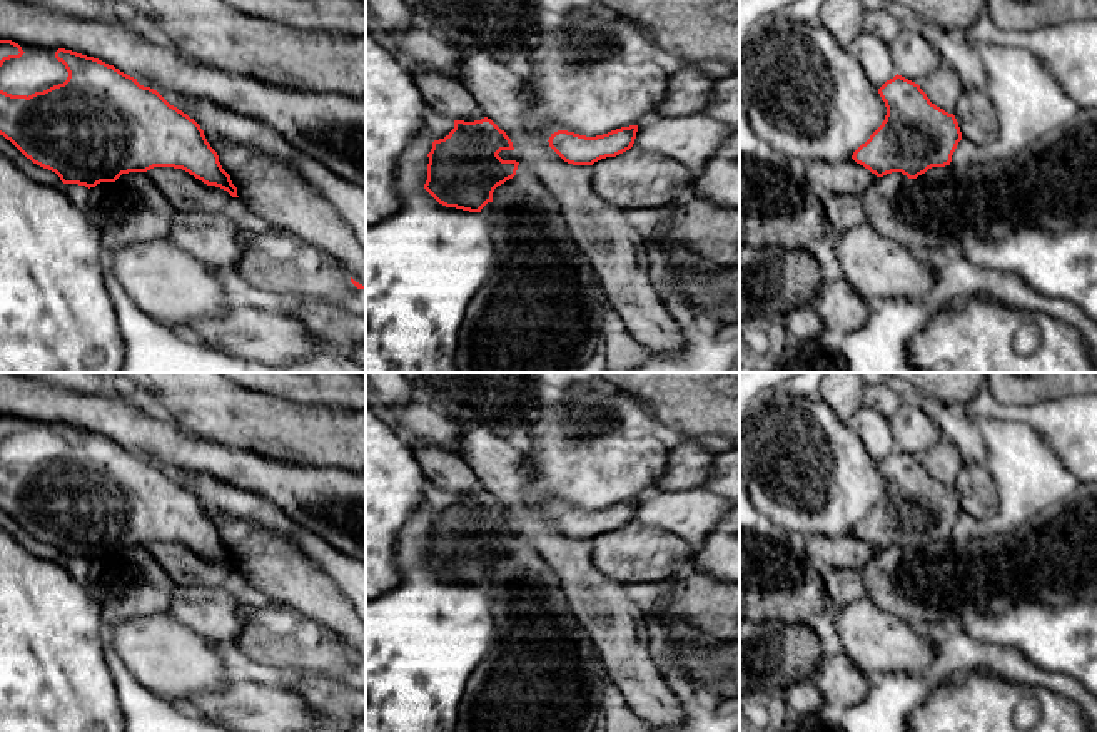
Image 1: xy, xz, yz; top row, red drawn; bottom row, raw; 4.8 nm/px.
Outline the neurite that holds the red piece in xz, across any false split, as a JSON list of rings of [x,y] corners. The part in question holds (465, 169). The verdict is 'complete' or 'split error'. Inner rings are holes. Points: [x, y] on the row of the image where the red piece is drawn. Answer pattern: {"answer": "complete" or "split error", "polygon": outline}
{"answer": "complete", "polygon": [[[491,119],[454,120],[454,129],[432,142],[424,189],[446,207],[481,212],[493,202],[494,189],[513,179],[519,165],[503,160],[501,150],[514,147]]]}

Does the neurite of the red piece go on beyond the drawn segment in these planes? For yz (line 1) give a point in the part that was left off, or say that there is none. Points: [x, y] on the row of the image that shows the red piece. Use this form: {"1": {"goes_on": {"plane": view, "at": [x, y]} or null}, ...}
{"1": {"goes_on": null}}

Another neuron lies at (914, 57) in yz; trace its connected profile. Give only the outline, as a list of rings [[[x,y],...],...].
[[[902,27],[888,45],[897,74],[918,84],[940,64],[940,53],[922,37],[917,27]]]

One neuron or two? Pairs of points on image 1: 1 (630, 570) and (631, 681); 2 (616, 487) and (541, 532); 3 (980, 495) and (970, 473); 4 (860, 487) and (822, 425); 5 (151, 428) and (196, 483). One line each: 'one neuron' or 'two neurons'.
1: two neurons
2: two neurons
3: one neuron
4: one neuron
5: two neurons

